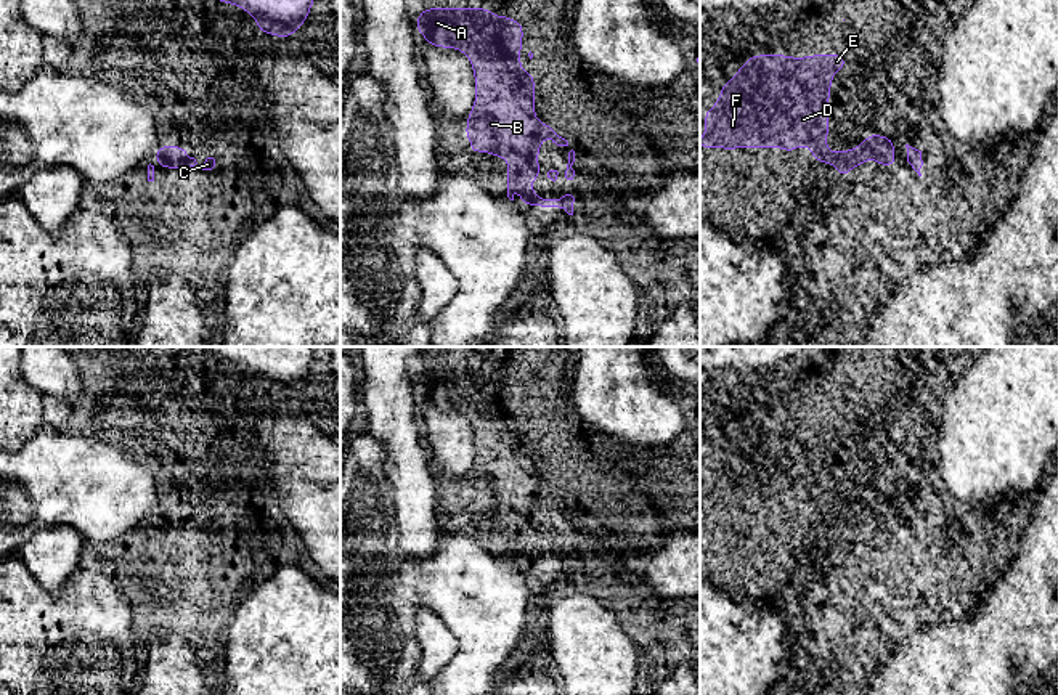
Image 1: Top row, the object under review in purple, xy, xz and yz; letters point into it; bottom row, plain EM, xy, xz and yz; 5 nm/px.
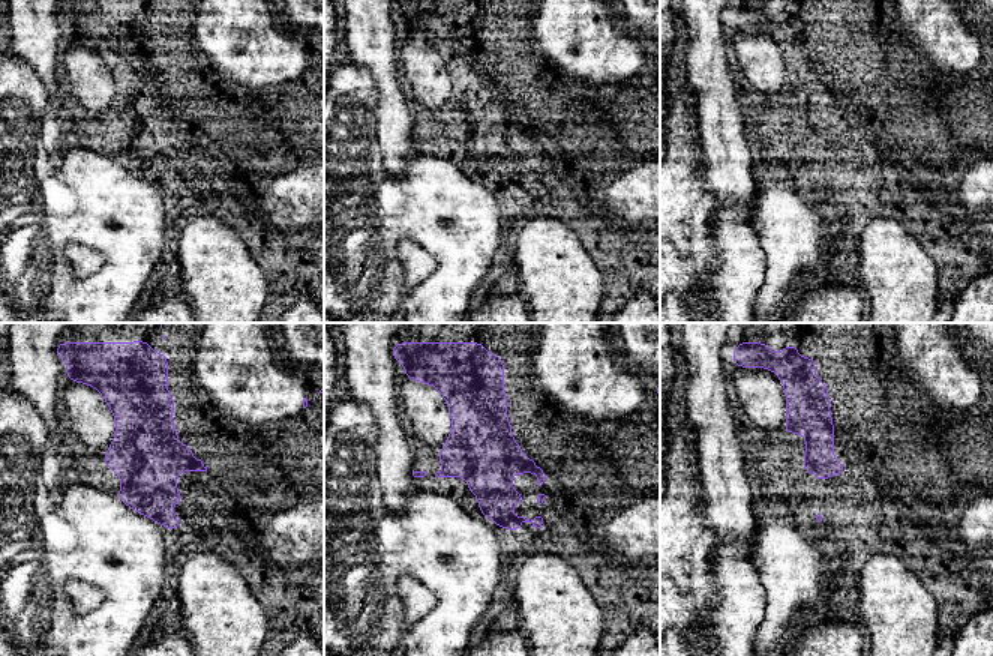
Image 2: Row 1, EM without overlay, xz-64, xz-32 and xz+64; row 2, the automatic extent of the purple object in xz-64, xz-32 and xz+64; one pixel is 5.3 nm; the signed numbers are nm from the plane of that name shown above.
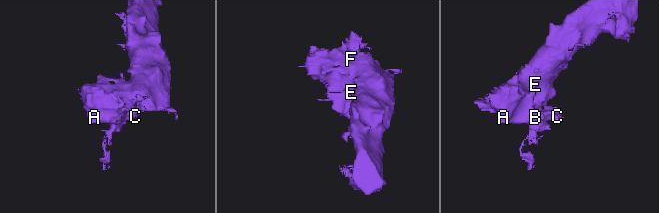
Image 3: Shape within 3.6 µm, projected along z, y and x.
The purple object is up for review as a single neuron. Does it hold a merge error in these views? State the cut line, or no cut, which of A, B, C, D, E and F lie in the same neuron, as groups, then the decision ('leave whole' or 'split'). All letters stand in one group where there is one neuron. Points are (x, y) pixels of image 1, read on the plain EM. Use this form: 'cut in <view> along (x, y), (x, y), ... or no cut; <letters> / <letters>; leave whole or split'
no cut; A B C D E F; leave whole

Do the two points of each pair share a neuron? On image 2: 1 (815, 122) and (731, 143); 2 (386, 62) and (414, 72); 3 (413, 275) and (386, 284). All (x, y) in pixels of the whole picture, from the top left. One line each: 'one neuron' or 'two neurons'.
1: two neurons
2: two neurons
3: two neurons

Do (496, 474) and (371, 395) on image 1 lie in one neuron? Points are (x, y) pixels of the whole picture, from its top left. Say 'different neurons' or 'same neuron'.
different neurons

